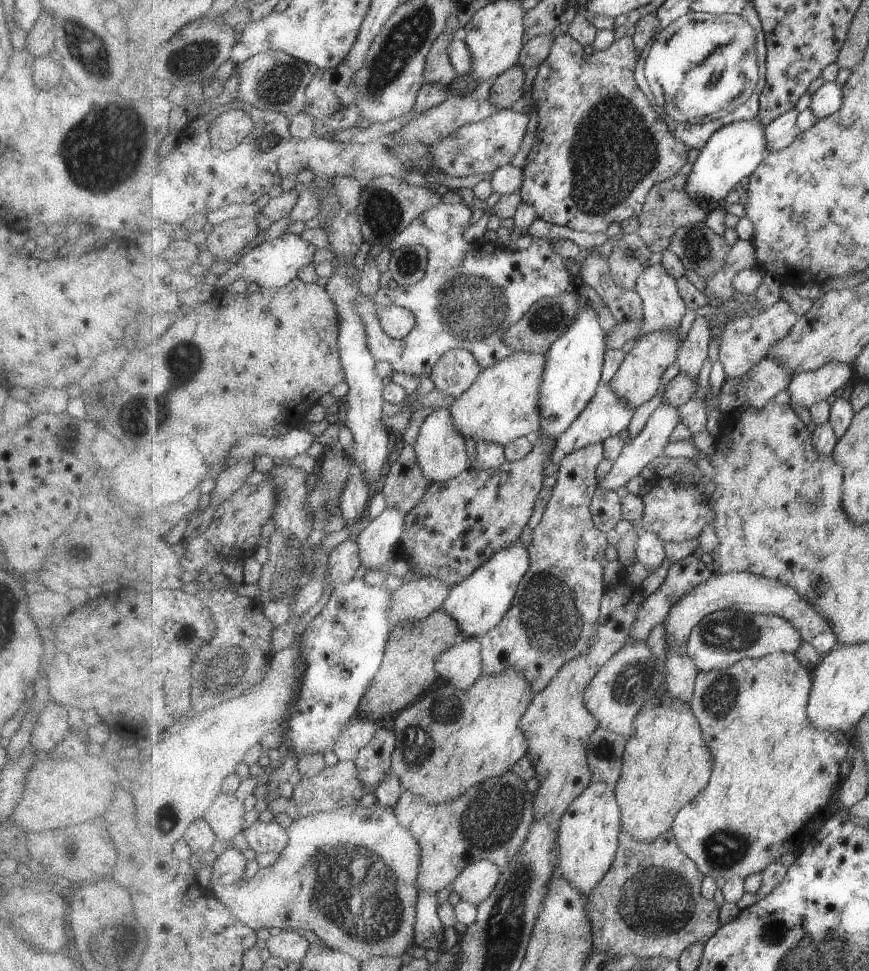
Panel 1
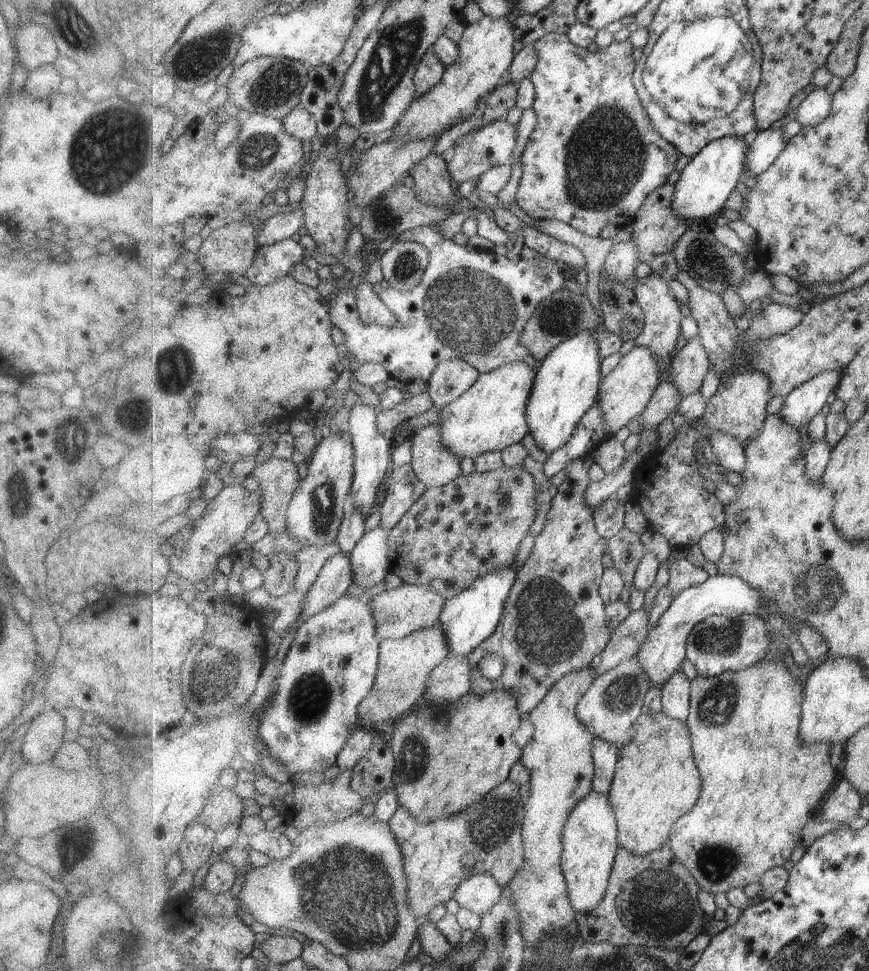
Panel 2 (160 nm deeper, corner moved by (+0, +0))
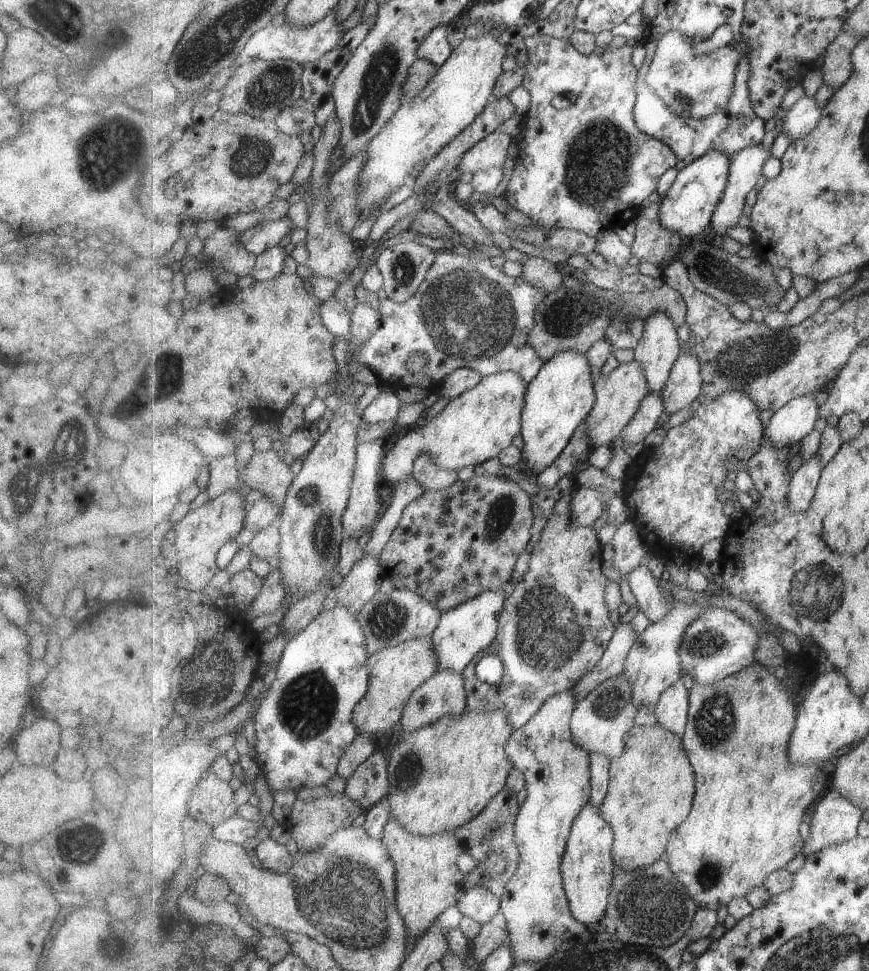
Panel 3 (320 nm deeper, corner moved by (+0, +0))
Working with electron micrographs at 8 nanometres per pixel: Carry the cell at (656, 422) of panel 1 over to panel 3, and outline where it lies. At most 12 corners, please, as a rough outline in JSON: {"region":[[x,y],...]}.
{"region":[[578,487],[572,525],[589,527],[605,512],[605,490]]}

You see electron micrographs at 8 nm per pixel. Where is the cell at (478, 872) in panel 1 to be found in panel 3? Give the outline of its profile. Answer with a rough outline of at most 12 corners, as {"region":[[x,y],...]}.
{"region":[[476,886],[458,909],[479,924],[493,920],[502,899]]}

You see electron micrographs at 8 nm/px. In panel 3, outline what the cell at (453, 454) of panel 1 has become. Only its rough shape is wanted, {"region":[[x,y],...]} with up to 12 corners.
{"region":[[429,453],[416,460],[413,477],[425,491],[458,482],[457,471],[438,467]]}

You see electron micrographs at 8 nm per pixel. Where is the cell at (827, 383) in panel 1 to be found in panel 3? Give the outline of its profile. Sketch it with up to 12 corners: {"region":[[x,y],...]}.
{"region":[[797,397],[773,413],[764,436],[789,449],[814,431],[819,402]]}

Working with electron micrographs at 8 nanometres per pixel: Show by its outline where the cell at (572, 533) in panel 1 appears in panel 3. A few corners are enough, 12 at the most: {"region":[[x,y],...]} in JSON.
{"region":[[556,504],[505,599],[499,685],[467,710],[515,731],[600,663],[616,634],[600,537]]}

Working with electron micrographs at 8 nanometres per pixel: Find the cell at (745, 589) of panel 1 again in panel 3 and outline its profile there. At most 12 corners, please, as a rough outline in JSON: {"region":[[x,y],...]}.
{"region":[[676,602],[637,635],[624,676],[654,710],[683,676],[680,648],[706,604]]}

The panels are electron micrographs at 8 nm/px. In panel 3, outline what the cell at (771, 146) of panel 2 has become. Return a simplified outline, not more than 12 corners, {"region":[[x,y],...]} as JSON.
{"region":[[763,144],[731,157],[728,187],[712,218],[715,236],[735,228],[747,194],[772,156]]}

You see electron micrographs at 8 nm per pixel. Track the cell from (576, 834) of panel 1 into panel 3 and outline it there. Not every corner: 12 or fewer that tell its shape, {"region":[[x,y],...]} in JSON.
{"region":[[587,803],[562,860],[572,915],[607,914],[617,867],[612,826]]}

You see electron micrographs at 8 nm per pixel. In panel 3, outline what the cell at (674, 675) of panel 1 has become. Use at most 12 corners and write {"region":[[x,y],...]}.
{"region":[[669,687],[655,708],[657,722],[682,736],[689,722],[690,690]]}

